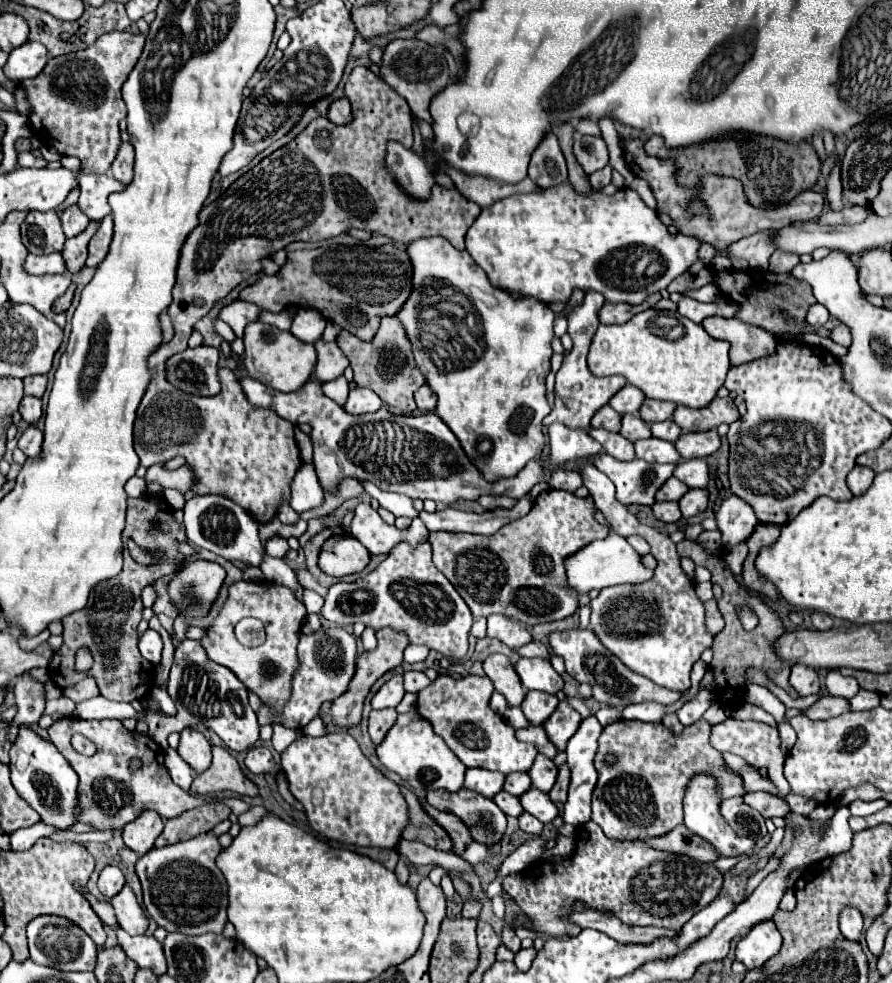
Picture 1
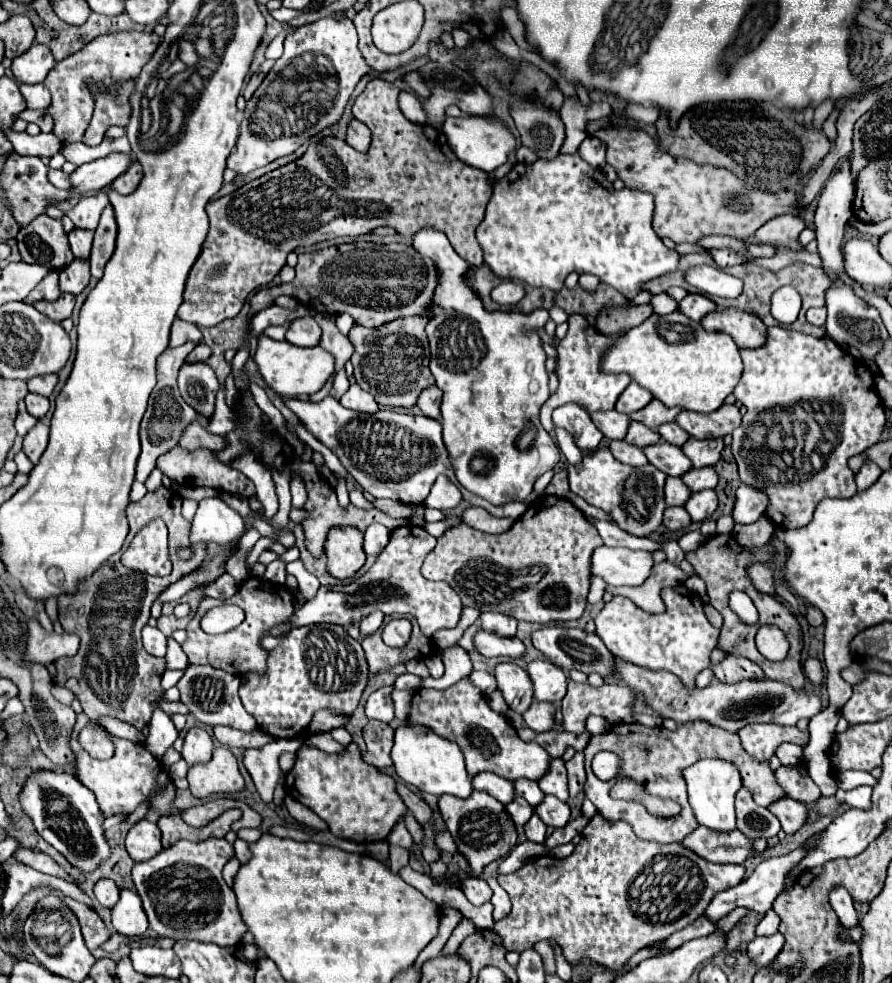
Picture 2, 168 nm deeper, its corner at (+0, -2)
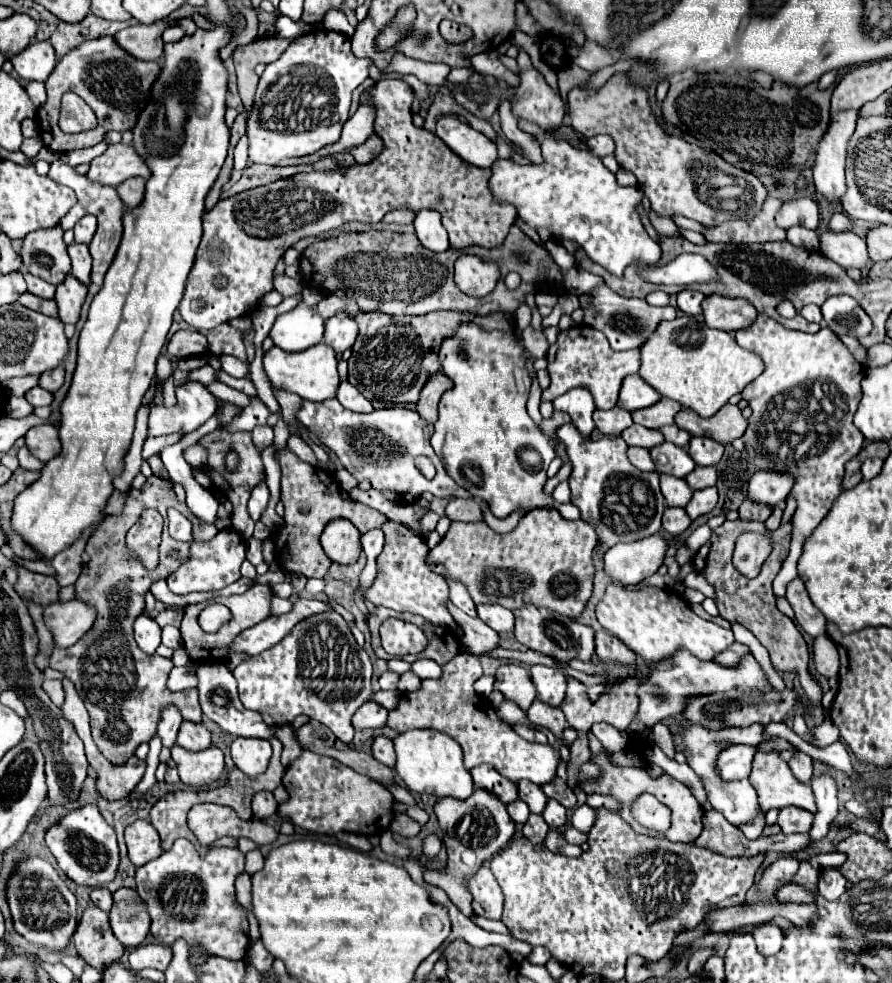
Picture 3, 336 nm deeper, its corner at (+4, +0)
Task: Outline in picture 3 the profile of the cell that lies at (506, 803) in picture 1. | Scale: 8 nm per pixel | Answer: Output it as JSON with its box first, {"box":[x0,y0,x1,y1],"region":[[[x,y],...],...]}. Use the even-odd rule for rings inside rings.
{"box":[508,800,530,824],"region":[[[514,800],[514,802],[508,804],[508,814],[510,814],[510,818],[512,818],[516,824],[524,824],[524,822],[528,820],[530,810],[528,810],[526,802],[522,802],[522,800]]]}

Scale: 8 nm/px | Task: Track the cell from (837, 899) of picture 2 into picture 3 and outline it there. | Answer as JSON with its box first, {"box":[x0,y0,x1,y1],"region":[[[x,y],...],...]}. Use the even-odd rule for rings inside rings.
{"box":[818,870,846,900],"region":[[[824,870],[818,882],[818,892],[826,900],[838,900],[846,892],[846,878],[838,870]]]}

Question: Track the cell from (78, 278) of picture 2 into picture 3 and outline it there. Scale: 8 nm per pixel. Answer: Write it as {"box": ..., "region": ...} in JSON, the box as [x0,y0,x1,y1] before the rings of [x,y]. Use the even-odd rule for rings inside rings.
{"box":[56,274,86,324],"region":[[[68,274],[68,278],[64,282],[60,282],[56,286],[56,304],[58,304],[58,316],[62,322],[66,324],[76,324],[78,316],[80,316],[80,306],[86,298],[86,286],[82,282],[78,282],[72,274]]]}

